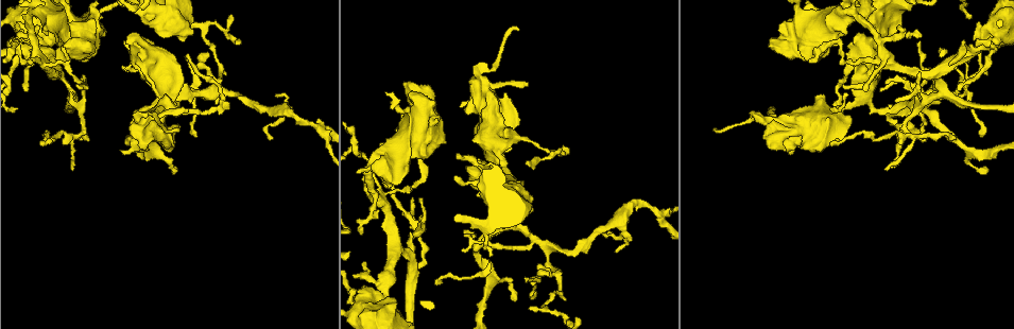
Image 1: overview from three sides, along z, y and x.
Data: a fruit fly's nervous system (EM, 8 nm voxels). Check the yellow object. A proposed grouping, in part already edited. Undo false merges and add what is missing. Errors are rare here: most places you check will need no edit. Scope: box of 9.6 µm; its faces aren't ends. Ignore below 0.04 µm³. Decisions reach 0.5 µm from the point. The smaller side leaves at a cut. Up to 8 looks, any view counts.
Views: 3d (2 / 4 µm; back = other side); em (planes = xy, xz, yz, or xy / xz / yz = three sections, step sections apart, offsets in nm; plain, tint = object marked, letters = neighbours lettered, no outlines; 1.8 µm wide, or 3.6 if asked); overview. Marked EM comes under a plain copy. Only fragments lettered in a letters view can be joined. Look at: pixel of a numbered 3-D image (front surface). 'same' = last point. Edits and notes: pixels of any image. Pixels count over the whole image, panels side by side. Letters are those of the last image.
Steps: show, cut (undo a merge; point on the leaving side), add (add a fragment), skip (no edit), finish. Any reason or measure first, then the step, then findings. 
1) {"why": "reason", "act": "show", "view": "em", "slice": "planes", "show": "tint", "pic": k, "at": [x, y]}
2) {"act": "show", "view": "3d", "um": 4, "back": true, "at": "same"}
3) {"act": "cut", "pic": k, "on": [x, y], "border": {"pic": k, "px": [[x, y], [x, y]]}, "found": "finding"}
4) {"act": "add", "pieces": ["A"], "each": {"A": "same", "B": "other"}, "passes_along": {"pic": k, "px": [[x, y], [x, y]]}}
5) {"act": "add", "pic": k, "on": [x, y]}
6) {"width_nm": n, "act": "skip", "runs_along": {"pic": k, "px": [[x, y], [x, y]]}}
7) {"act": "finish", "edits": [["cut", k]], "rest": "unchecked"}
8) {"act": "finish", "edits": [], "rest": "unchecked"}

{"act": "show", "view": "em", "slice": "planes", "show": "letters", "pic": 1, "at": [381, 202]}

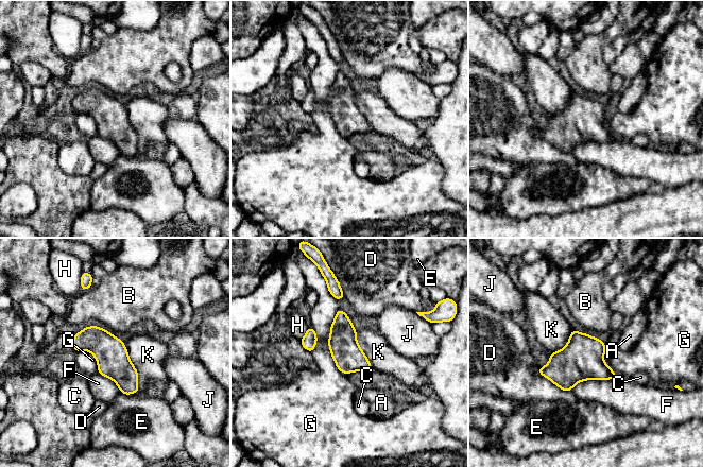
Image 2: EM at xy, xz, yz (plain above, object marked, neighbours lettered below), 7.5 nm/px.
{"width_nm": 220, "act": "skip", "each": {"A": "other", "B": "other", "C": "other", "D": "other", "E": "other", "F": "other", "G": "other", "H": "other", "J": "other", "K": "other"}, "border": {"pic": 2, "px": [[356, 330], [356, 341], [373, 366]]}, "found": "continuous, no second neuron"}

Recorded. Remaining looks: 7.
{"act": "show", "view": "3d", "um": 4, "back": true, "pic": 1, "at": [907, 101]}

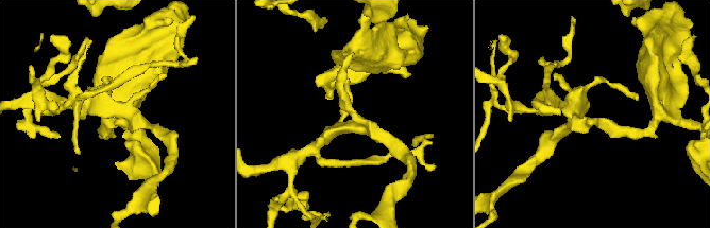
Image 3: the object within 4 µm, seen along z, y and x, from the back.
{"why": "shape alone is not enough", "act": "show", "view": "em", "slice": "planes", "show": "letters", "pic": 3, "at": [588, 119]}

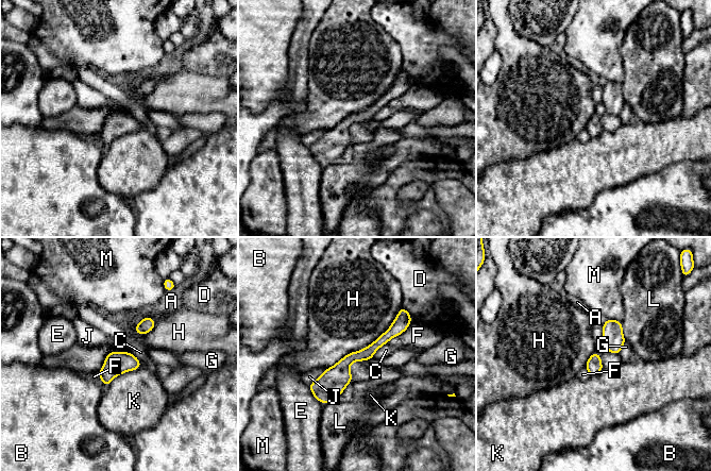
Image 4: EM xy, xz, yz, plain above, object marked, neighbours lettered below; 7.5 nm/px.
{"width_nm": 120, "act": "skip", "each": {"A": "other", "B": "other", "C": "other", "D": "other", "E": "other", "F": "other", "G": "other", "H": "other", "J": "other", "K": "other", "L": "other", "M": "other"}, "runs_along": {"pic": 4, "px": [[406, 316], [316, 393]]}, "found": "continuous, no second neuron"}

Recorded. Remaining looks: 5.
{"act": "show", "view": "3d", "um": 2, "back": true, "pic": 1, "at": [76, 84]}

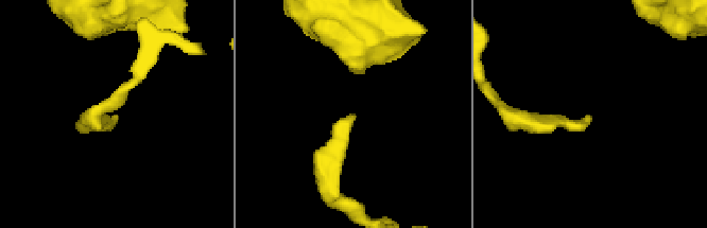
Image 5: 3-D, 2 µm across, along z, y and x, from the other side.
{"act": "show", "view": "em", "slice": "xz", "step": 8, "show": "tint", "pic": 5, "at": [588, 117]}

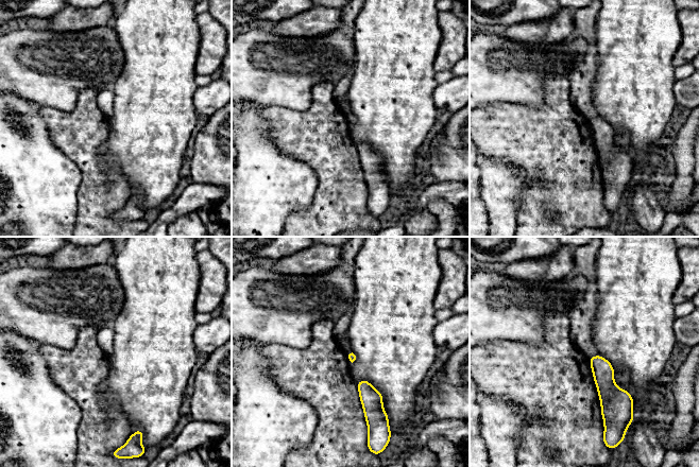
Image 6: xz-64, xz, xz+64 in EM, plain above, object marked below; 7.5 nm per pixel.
{"why": "another direction", "act": "show", "view": "em", "slice": "planes", "show": "letters", "at": "same"}

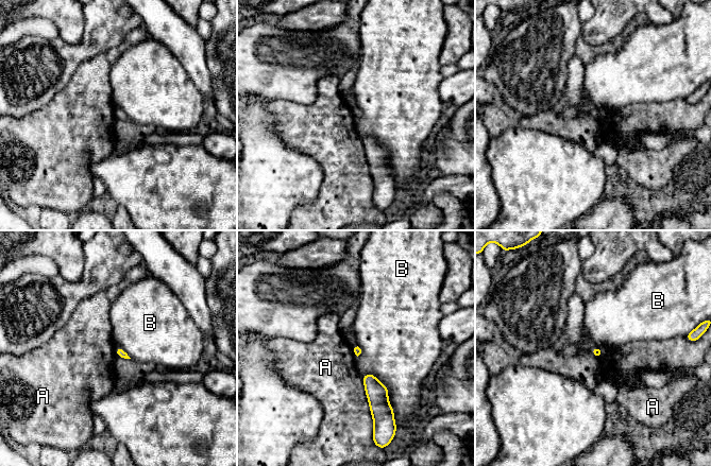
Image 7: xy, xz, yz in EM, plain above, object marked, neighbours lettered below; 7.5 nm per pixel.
{"act": "skip", "each": {"A": "other", "B": "other"}, "border": {"pic": 7, "px": [[365, 374], [386, 386], [394, 413]]}, "found": "no lettered fragment goes on from it"}

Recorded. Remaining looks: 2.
{"act": "finish", "edits": [], "rest": "unchecked"}

